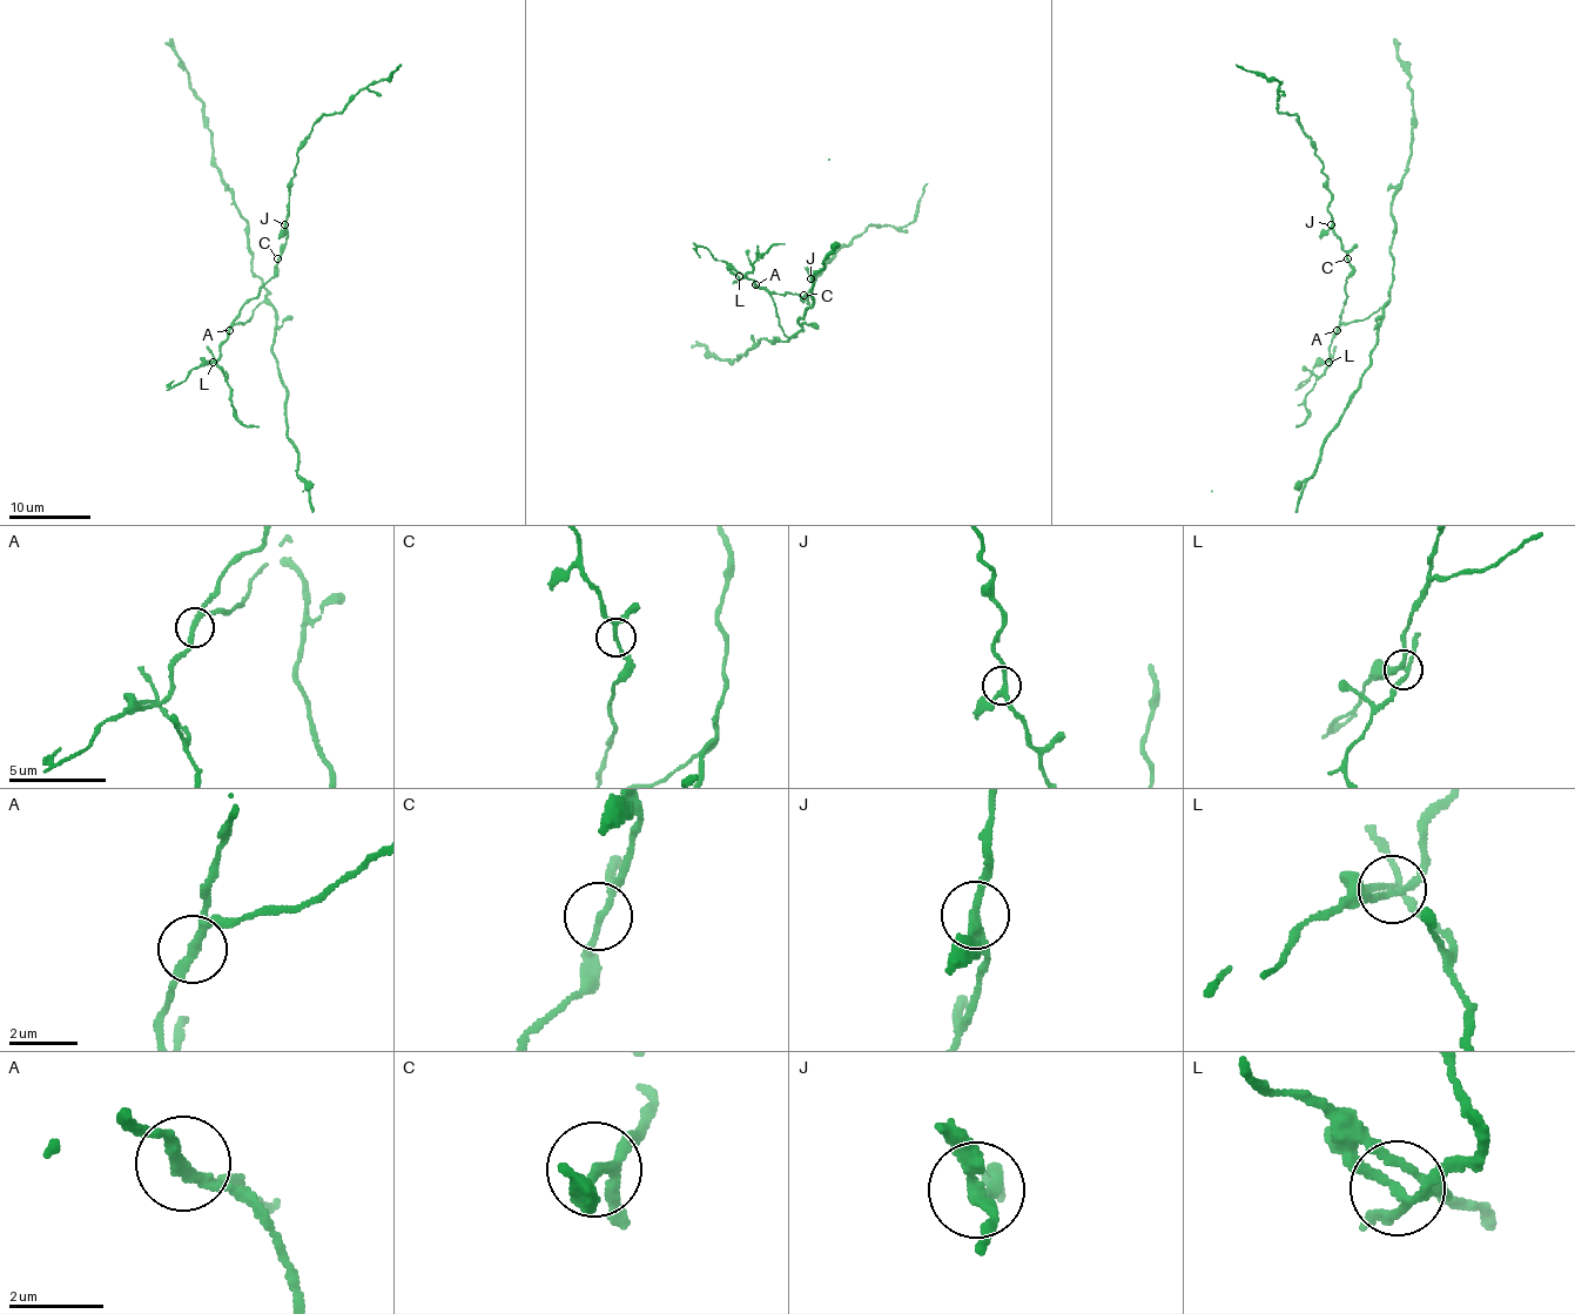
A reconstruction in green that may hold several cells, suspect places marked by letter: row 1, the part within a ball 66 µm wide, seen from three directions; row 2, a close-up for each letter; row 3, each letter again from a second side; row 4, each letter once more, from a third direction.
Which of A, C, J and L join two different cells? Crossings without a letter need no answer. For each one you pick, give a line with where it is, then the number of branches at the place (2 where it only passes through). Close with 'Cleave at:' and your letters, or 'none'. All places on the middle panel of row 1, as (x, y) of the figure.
A: (755, 284) | 3
L: (739, 276) | 3
Cleave at: A, L

